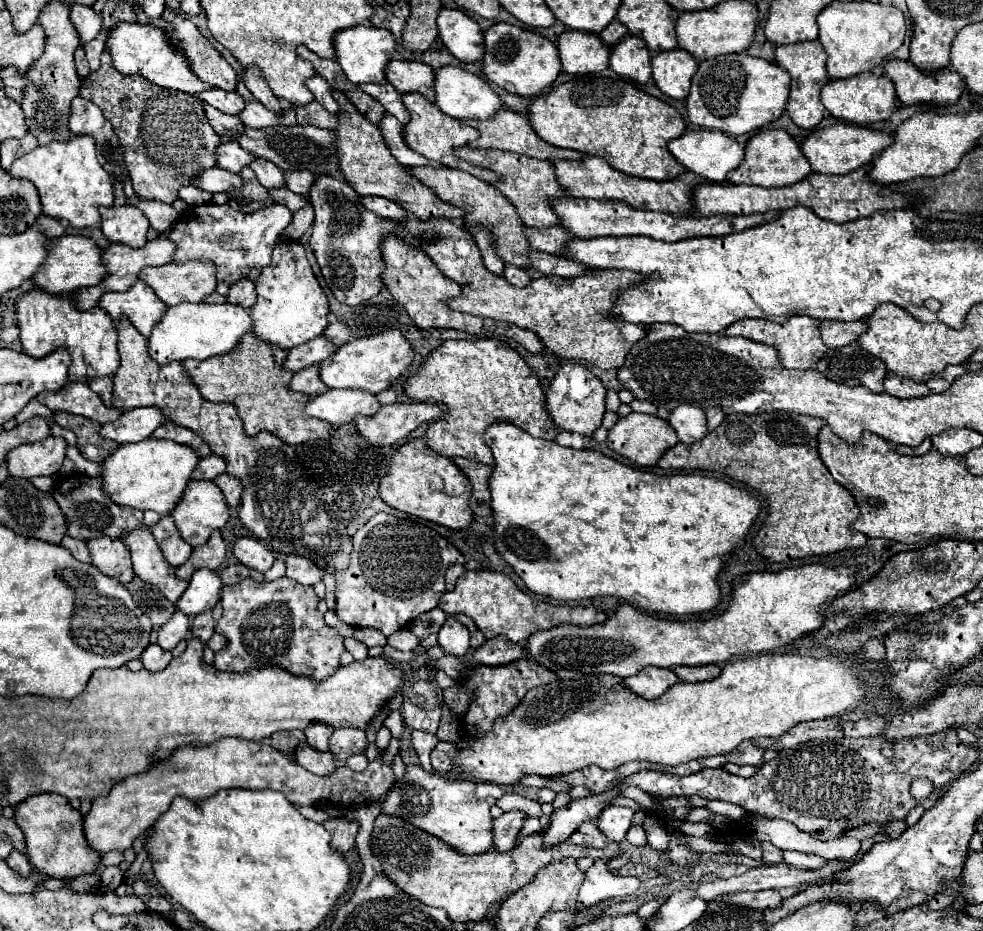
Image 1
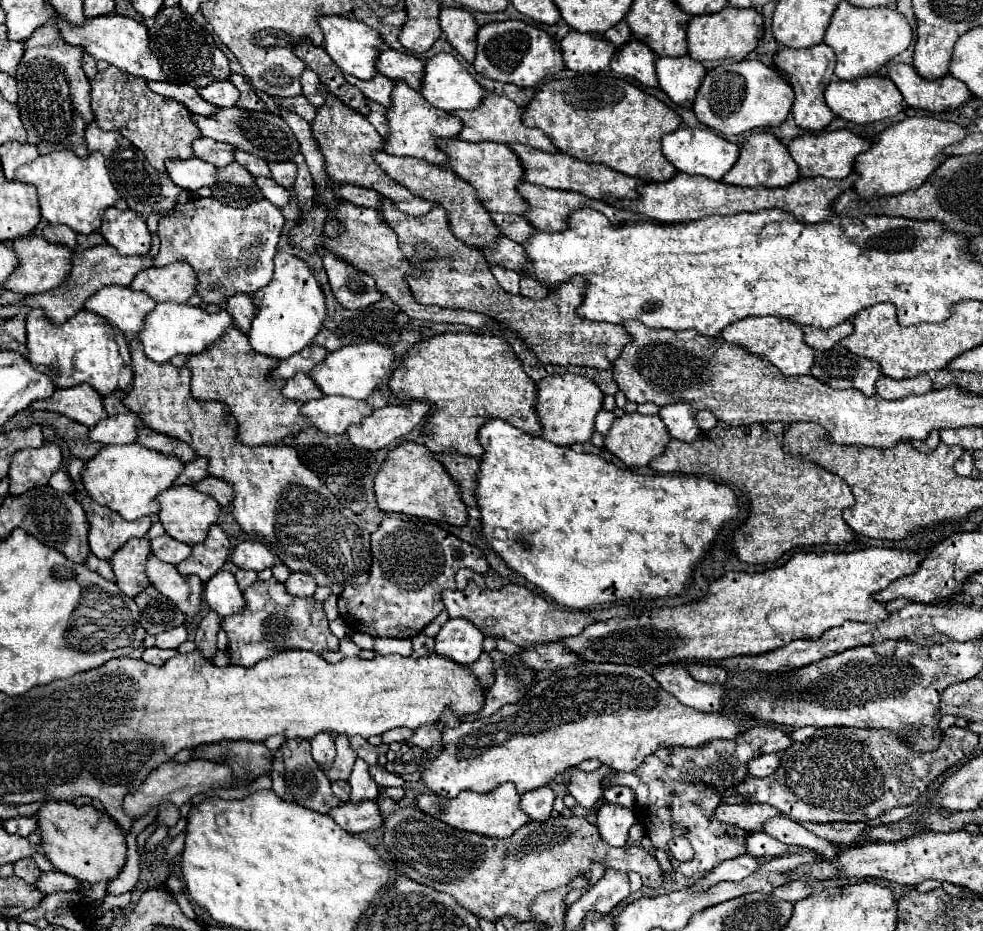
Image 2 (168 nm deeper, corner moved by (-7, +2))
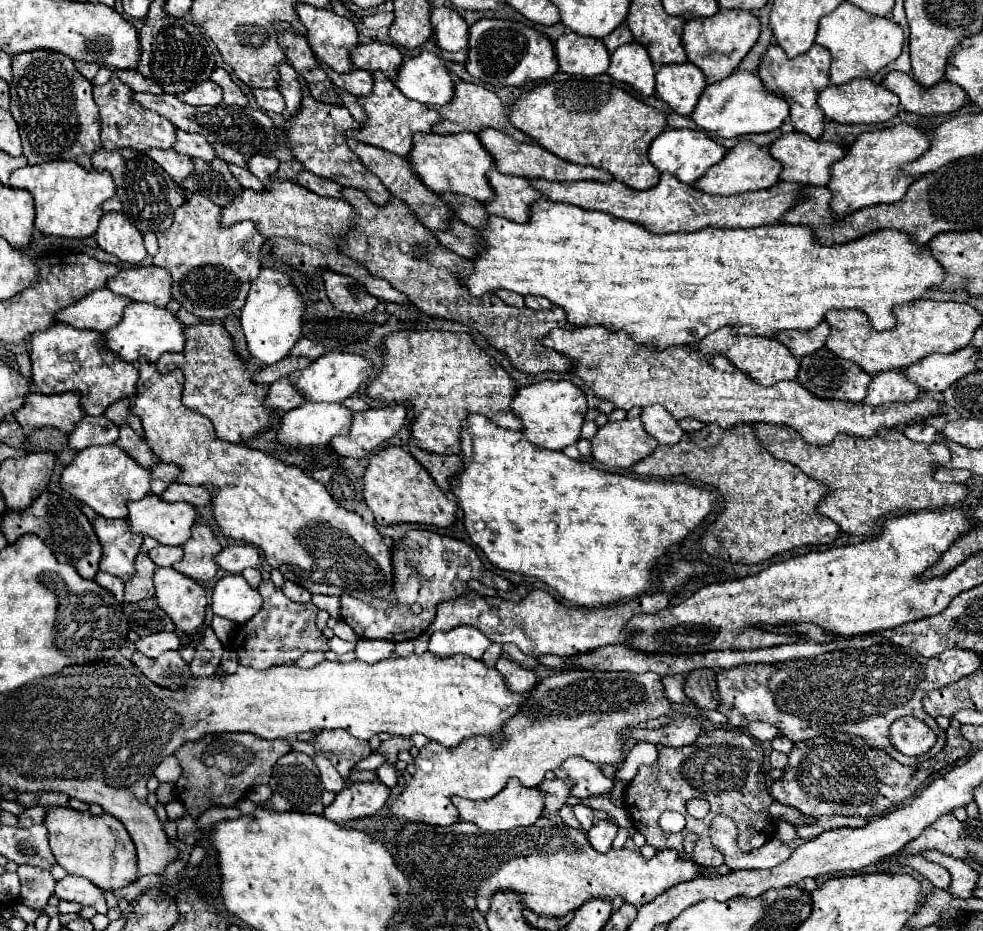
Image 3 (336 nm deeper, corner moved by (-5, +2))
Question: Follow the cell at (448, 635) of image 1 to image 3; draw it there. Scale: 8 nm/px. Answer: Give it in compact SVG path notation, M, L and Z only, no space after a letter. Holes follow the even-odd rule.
M459 626L449 632L437 632L429 640L429 652L445 658L455 654L467 654L475 660L481 660L483 652L489 648L491 640L477 628Z

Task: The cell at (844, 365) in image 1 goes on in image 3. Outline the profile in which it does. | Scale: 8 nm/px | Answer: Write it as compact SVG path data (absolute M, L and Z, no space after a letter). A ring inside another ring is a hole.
M825 348L803 356L799 362L799 374L797 374L797 382L809 390L811 394L815 394L817 398L823 400L845 400L845 402L861 402L867 394L867 386L871 382L871 376L865 374L865 370L861 370L861 366L857 366L851 360L841 360L835 354L827 352Z

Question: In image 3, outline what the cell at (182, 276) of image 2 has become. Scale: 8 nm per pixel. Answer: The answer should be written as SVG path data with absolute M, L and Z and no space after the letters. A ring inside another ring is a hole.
M135 266L121 270L105 284L113 294L121 294L135 302L151 302L165 306L171 300L171 278L167 270L157 266Z

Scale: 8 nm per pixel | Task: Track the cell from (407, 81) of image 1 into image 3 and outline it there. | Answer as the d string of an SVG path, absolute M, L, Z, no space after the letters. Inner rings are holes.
M359 42L351 52L351 62L355 68L361 70L381 70L387 78L393 80L397 76L397 66L401 66L403 62L403 56L391 44Z

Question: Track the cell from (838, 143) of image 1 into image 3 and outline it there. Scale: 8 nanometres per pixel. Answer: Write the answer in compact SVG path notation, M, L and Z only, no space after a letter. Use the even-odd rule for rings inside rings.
M791 132L791 134L783 134L781 138L777 138L771 144L769 154L783 164L783 172L779 174L783 182L797 182L805 186L827 186L831 178L829 174L831 164L841 160L845 156L845 150L833 142L817 142L801 132Z

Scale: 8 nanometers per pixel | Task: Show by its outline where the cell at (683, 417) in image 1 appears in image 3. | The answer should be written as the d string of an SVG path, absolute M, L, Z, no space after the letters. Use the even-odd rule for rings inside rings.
M649 406L641 410L641 422L645 432L655 438L659 444L667 444L673 446L681 440L683 430L677 426L677 420L669 418L669 414L665 414L663 406Z

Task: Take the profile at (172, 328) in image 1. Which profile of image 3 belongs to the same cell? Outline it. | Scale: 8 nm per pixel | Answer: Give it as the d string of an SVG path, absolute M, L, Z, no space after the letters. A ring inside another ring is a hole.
M131 302L123 312L121 322L117 326L109 328L101 336L101 340L103 340L103 346L107 350L111 350L123 362L129 362L129 364L137 362L141 356L147 358L149 362L157 362L161 354L165 354L165 352L181 352L183 346L185 346L183 326L175 318L175 314L171 314L165 308L149 306L149 304L143 304L143 302Z

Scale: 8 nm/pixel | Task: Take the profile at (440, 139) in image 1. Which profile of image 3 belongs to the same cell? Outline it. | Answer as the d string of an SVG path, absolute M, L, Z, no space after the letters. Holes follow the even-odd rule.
M371 72L373 76L373 90L369 96L359 96L357 102L359 106L363 108L365 112L365 122L361 124L359 130L349 130L345 132L347 138L355 138L363 144L371 144L371 146L377 146L377 148L383 148L387 152L393 152L397 156L403 156L407 158L409 150L411 150L411 138L415 132L431 132L431 126L435 122L439 122L439 114L435 110L429 110L427 106L423 104L417 104L415 100L409 100L405 98L397 88L395 84L385 78L385 74L381 72Z

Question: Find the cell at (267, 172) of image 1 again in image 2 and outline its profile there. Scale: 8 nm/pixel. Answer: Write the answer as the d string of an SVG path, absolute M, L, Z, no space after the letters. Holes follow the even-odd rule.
M235 150L235 160L245 166L253 176L265 176L265 178L271 178L271 170L269 170L269 164L261 158L255 158L253 154L247 154L247 152L241 152L241 150Z

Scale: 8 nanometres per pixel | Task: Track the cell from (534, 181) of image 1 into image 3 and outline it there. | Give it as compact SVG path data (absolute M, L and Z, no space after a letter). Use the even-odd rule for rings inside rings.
M433 132L429 134L415 134L413 136L413 148L409 152L409 164L411 172L421 178L429 190L437 194L465 194L479 202L485 202L493 198L493 188L487 182L487 170L491 170L493 158L491 154L479 144L479 138L473 132L459 132L459 134L445 134L437 136Z

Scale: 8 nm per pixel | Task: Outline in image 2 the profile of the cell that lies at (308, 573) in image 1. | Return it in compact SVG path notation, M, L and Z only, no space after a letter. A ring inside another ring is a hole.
M293 572L291 578L285 582L287 592L291 592L293 596L313 596L313 592L317 590L317 582L311 574L305 572Z

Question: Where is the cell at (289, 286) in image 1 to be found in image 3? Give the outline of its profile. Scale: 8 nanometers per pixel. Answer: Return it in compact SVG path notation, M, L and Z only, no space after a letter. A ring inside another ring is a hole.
M271 268L261 270L257 280L251 284L245 306L241 308L241 330L247 340L247 350L261 364L275 364L283 360L293 344L301 336L301 316L303 316L303 300L293 282Z

